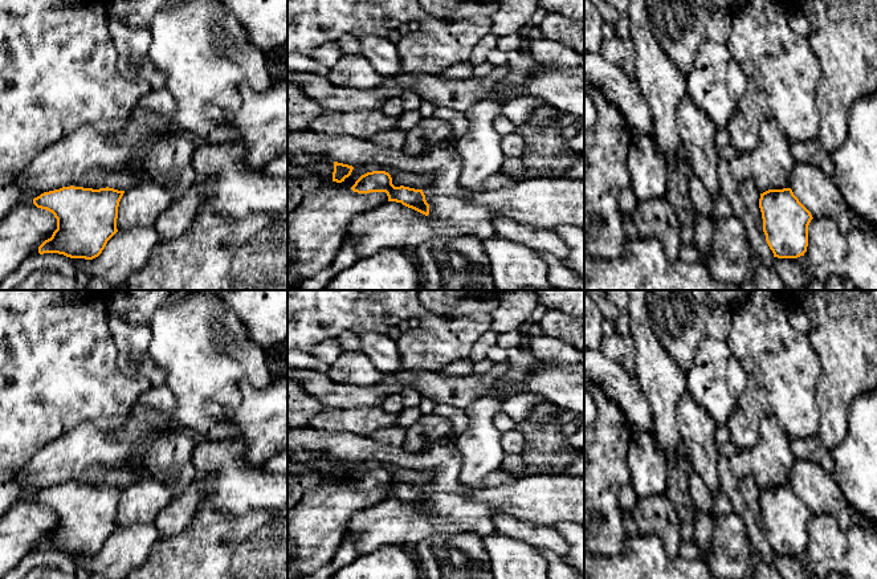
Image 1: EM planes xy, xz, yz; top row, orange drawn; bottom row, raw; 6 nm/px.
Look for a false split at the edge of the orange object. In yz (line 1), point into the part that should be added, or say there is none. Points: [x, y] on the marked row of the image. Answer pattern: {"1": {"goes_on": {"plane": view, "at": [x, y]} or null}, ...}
{"1": {"goes_on": null}}

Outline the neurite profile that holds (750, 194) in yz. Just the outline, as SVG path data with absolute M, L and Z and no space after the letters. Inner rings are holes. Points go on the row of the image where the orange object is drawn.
M746 179L745 182L739 183L739 191L758 229L763 232L763 219L759 208L760 192L756 189L755 183L751 179Z

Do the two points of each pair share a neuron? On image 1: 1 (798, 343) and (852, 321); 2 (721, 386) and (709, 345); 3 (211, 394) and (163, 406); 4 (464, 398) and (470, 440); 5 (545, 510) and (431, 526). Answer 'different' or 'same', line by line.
1: different
2: same
3: different
4: different
5: same

